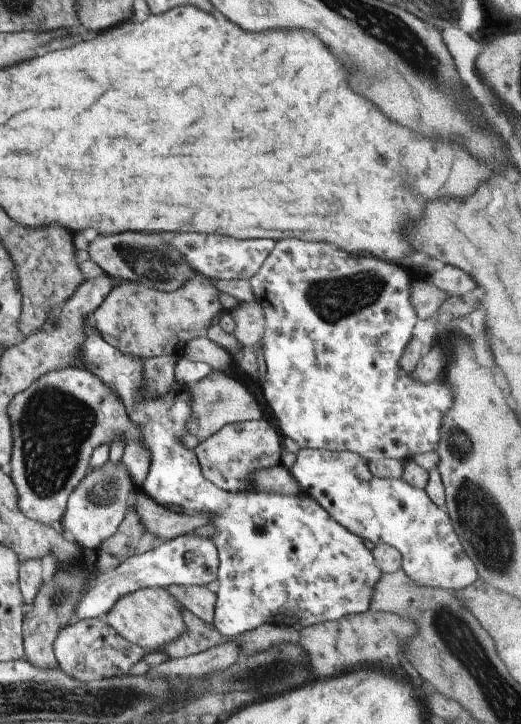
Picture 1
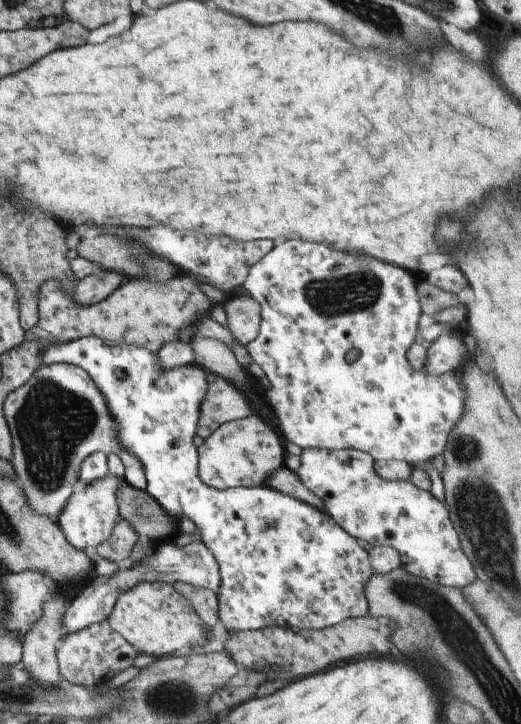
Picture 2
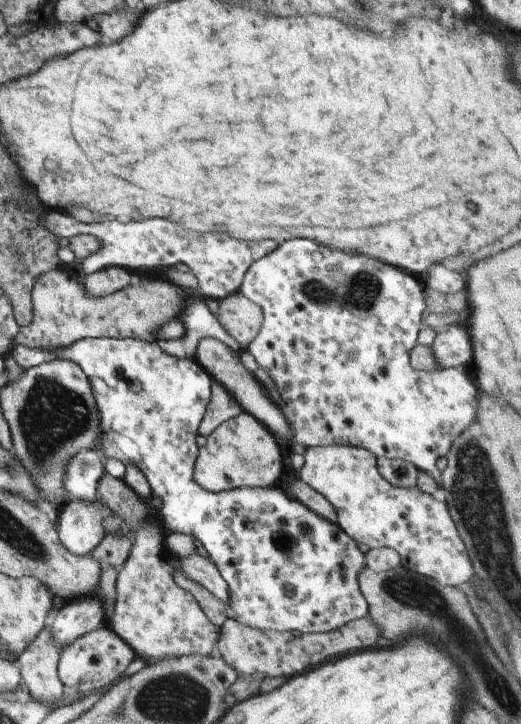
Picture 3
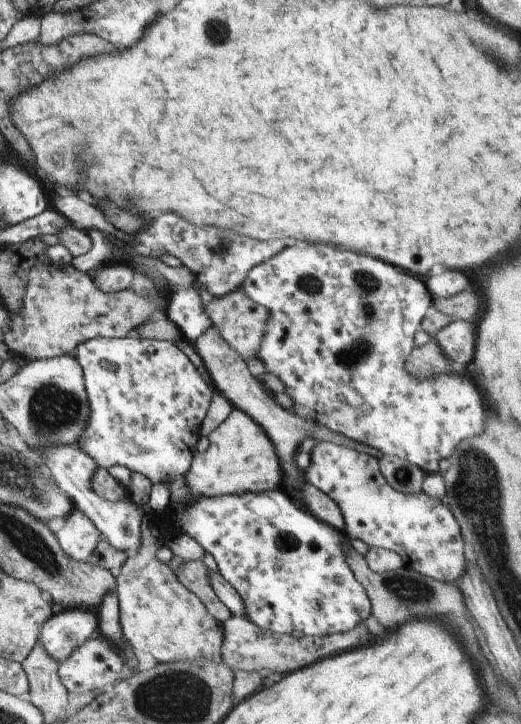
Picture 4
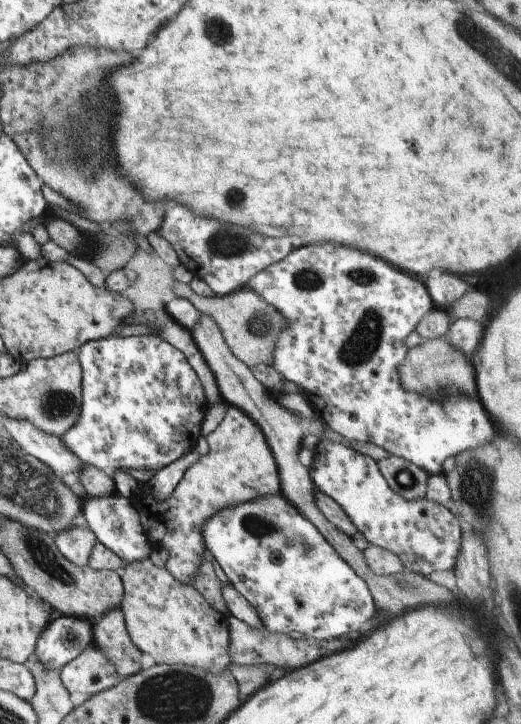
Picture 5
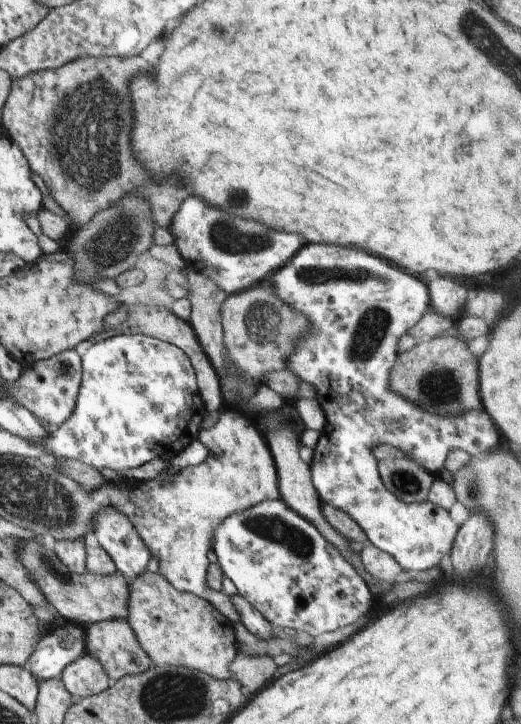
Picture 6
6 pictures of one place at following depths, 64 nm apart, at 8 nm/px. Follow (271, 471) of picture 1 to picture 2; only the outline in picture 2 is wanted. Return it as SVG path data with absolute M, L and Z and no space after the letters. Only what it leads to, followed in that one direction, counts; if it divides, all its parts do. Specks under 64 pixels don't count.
M282 466L278 468L277 471L274 471L273 474L265 480L264 485L271 489L276 489L285 495L293 496L295 499L311 504L325 512L323 502L320 498L312 491L309 491L298 478L298 475L286 466Z

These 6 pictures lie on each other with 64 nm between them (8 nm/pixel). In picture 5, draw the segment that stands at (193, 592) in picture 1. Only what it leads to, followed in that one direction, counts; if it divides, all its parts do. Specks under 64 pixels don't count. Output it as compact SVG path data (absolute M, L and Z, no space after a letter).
M203 560L203 563L199 566L199 571L195 572L195 579L191 580L191 586L204 597L204 600L215 611L230 616L229 608L226 606L221 591L222 583L214 573L212 561Z

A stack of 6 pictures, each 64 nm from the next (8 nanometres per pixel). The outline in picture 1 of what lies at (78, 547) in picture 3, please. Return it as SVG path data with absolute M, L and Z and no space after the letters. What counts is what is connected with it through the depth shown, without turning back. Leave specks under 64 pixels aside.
M123 458L118 464L113 464L108 459L101 467L89 469L82 482L68 497L66 510L61 518L62 530L70 532L76 544L82 549L100 548L103 540L118 530L130 500L135 496L136 489Z

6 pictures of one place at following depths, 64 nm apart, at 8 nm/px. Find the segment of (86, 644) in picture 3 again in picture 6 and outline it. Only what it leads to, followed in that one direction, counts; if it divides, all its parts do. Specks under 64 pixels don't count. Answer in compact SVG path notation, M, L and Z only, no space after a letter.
M85 653L62 671L61 681L71 696L86 698L112 686L106 669L95 656Z

